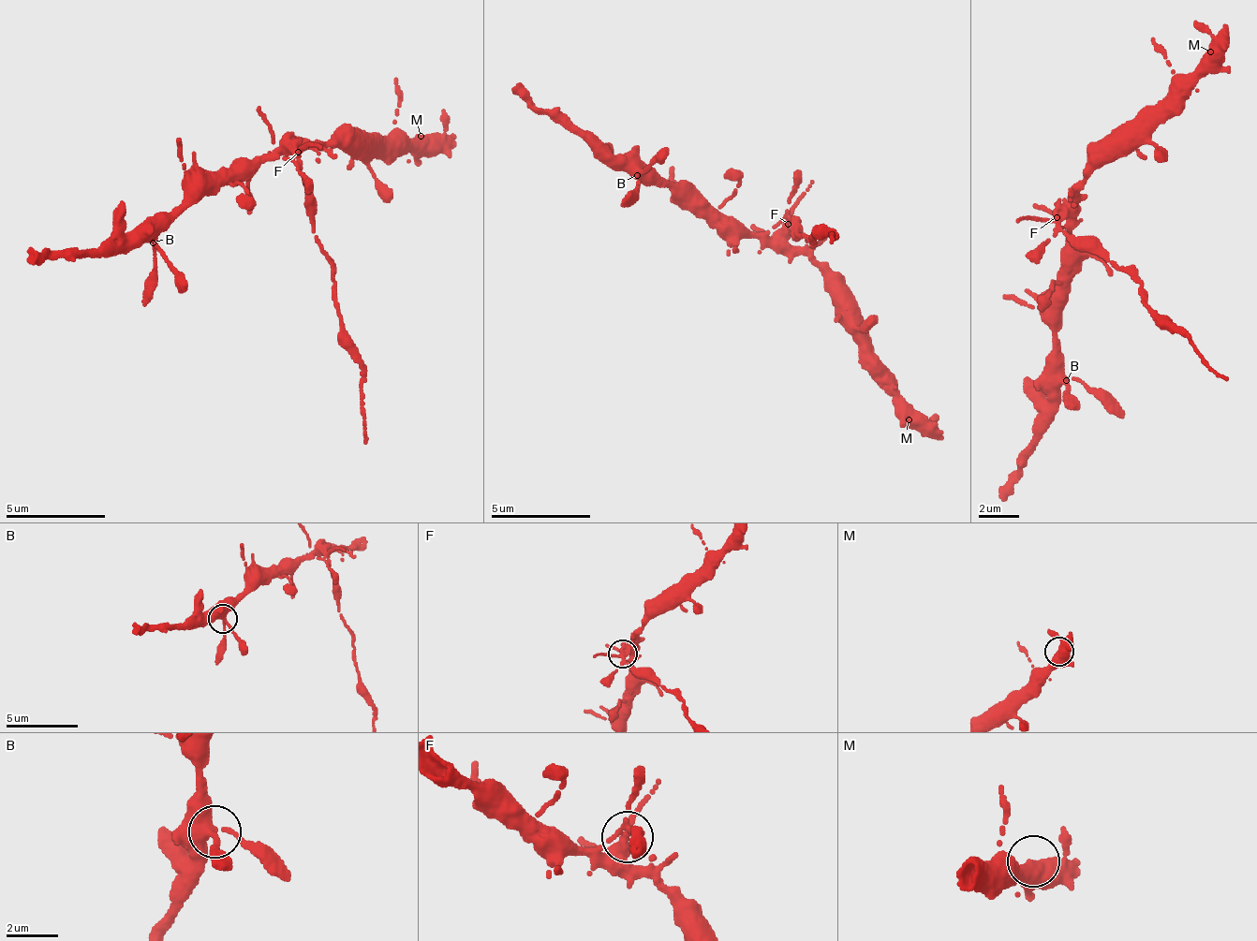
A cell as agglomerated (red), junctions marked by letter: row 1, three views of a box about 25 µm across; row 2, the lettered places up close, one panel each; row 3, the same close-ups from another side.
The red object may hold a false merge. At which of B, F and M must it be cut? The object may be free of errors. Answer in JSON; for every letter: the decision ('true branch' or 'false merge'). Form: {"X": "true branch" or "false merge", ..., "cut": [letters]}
{"B": "true branch", "F": "false merge", "M": "true branch", "cut": ["F"]}

